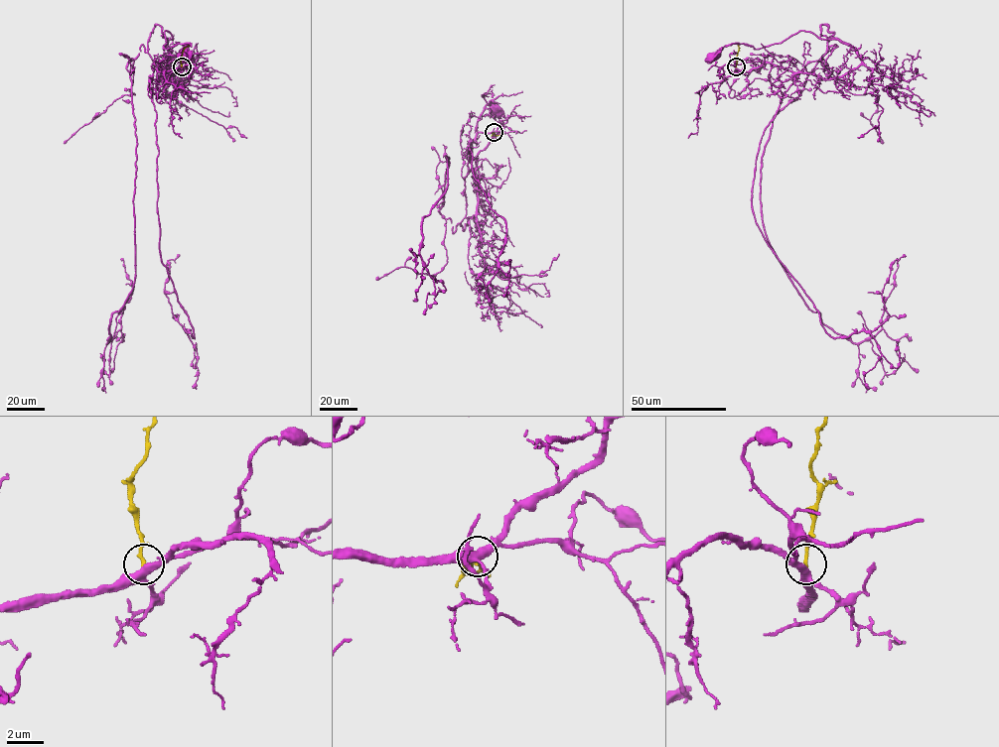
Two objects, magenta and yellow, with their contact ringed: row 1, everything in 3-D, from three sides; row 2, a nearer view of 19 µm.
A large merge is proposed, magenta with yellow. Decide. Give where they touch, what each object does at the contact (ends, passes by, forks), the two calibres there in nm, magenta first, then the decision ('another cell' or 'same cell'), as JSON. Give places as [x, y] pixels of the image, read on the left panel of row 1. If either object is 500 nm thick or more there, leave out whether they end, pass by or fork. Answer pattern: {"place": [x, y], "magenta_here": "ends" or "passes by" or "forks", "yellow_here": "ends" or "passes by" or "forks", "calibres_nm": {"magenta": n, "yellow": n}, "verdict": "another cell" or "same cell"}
{"place": [182, 66], "magenta_here": "forks", "yellow_here": "ends", "calibres_nm": {"magenta": 380, "yellow": 200}, "verdict": "same cell"}

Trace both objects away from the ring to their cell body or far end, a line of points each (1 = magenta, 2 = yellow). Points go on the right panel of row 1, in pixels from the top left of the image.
1: (736, 66), (772, 62), (831, 78), (861, 60), (853, 48), (804, 31), (756, 49), (729, 44), (711, 57)
2: (736, 66), (738, 46)

